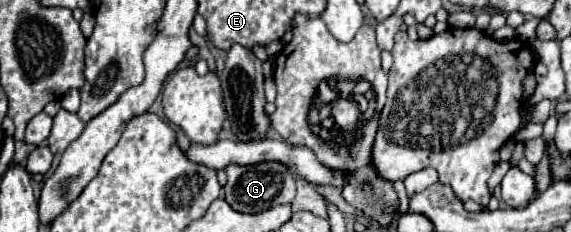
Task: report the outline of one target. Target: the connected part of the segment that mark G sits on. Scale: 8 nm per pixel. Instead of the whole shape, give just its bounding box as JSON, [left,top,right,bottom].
[225,163,295,213]

